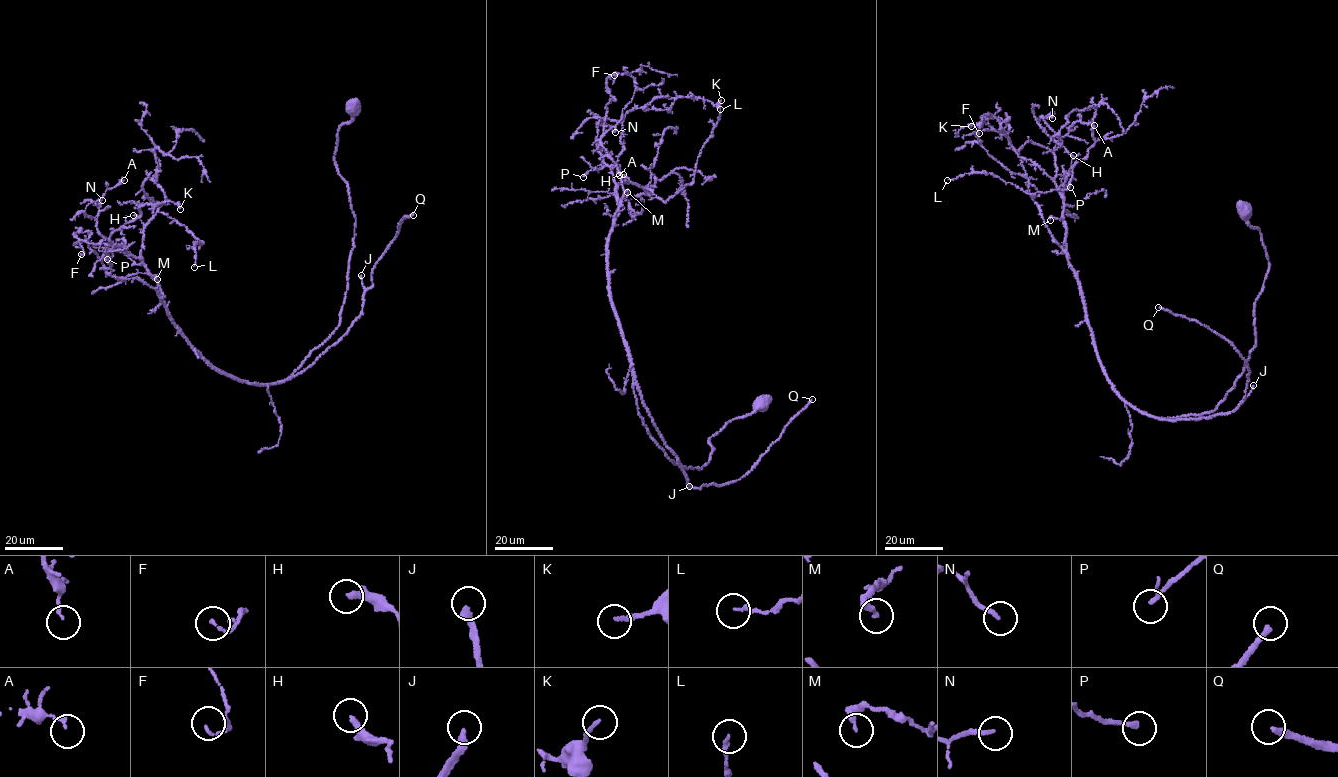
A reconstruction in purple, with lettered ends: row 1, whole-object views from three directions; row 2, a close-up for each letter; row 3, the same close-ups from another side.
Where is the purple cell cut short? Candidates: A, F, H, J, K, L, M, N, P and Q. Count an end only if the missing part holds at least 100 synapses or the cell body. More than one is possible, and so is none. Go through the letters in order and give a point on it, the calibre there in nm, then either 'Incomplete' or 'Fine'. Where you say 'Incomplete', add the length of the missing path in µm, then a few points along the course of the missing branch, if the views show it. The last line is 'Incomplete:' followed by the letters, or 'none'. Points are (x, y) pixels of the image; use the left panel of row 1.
A: Place: (124, 180). Thickness 120 nm. Fine
F: Place: (81, 254). Thickness 120 nm. Fine
H: Place: (133, 215). Thickness 320 nm. Fine
J: Place: (361, 275). Thickness 280 nm. Incomplete. Missing length about 250 µm. Course of what is missing: (361, 275), (317, 225), (193, 171), (219, 185), (209, 199), (188, 155), (156, 134), (186, 108)
K: Place: (180, 209). Thickness 180 nm. Fine
L: Place: (194, 267). Thickness 160 nm. Fine
M: Place: (157, 279). Thickness 280 nm. Fine
N: Place: (102, 200). Thickness 190 nm. Fine
P: Place: (107, 259). Thickness 150 nm. Fine
Q: Place: (413, 215). Thickness 240 nm. Incomplete. Missing length about 150 µm. Course of what is missing: (413, 215), (429, 212), (439, 198), (423, 190), (379, 191), (335, 222), (303, 232), (271, 270), (285, 281)
Incomplete: J, Q

